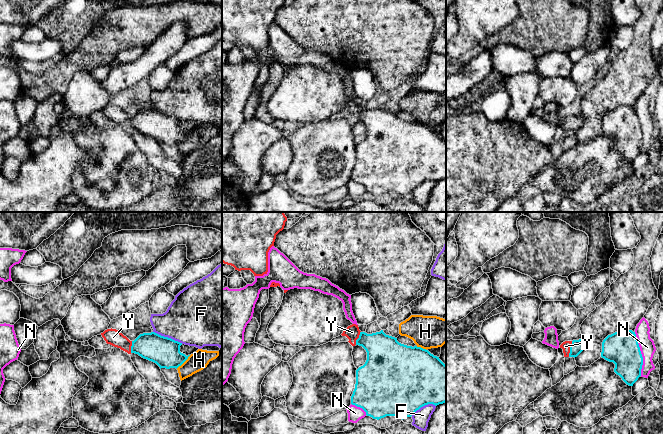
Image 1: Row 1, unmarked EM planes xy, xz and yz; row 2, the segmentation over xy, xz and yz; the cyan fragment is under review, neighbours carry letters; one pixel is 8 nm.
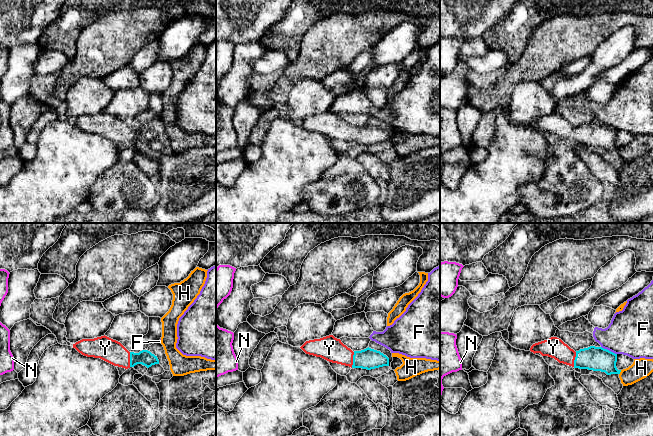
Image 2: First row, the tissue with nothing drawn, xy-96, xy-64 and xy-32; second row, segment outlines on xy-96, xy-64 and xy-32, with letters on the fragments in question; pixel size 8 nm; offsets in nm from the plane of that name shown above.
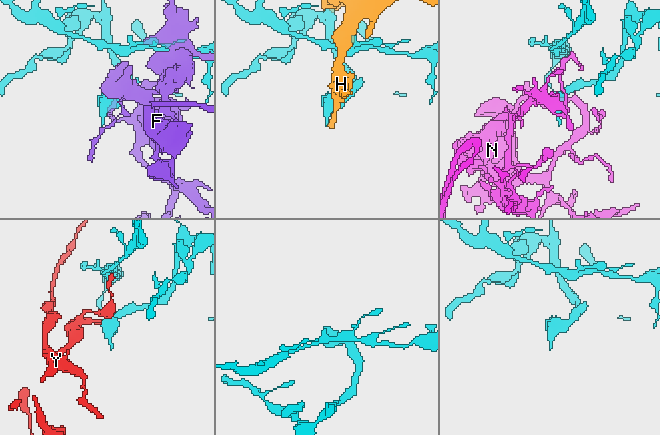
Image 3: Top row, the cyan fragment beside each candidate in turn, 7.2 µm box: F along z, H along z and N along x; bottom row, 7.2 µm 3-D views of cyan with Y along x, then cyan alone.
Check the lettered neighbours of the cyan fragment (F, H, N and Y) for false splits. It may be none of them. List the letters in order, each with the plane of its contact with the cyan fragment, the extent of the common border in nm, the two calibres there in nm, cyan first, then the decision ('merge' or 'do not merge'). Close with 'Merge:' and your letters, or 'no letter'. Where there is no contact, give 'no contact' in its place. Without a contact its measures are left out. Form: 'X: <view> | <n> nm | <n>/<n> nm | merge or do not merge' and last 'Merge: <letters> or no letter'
F: xy | 260 nm | 240/420 nm | do not merge
H: xy | 160 nm | 240/150 nm | do not merge
N: yz | 360 nm | 260/130 nm | do not merge
Y: yz | 130 nm | 110/70 nm | merge
Merge: Y

